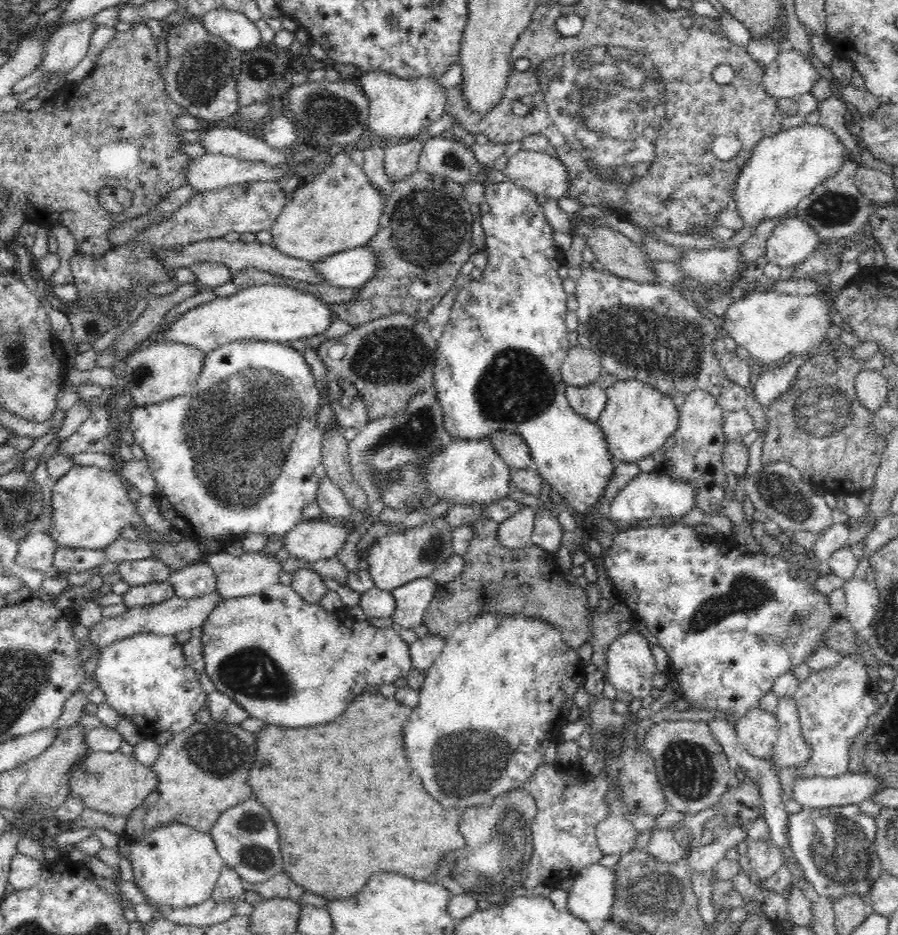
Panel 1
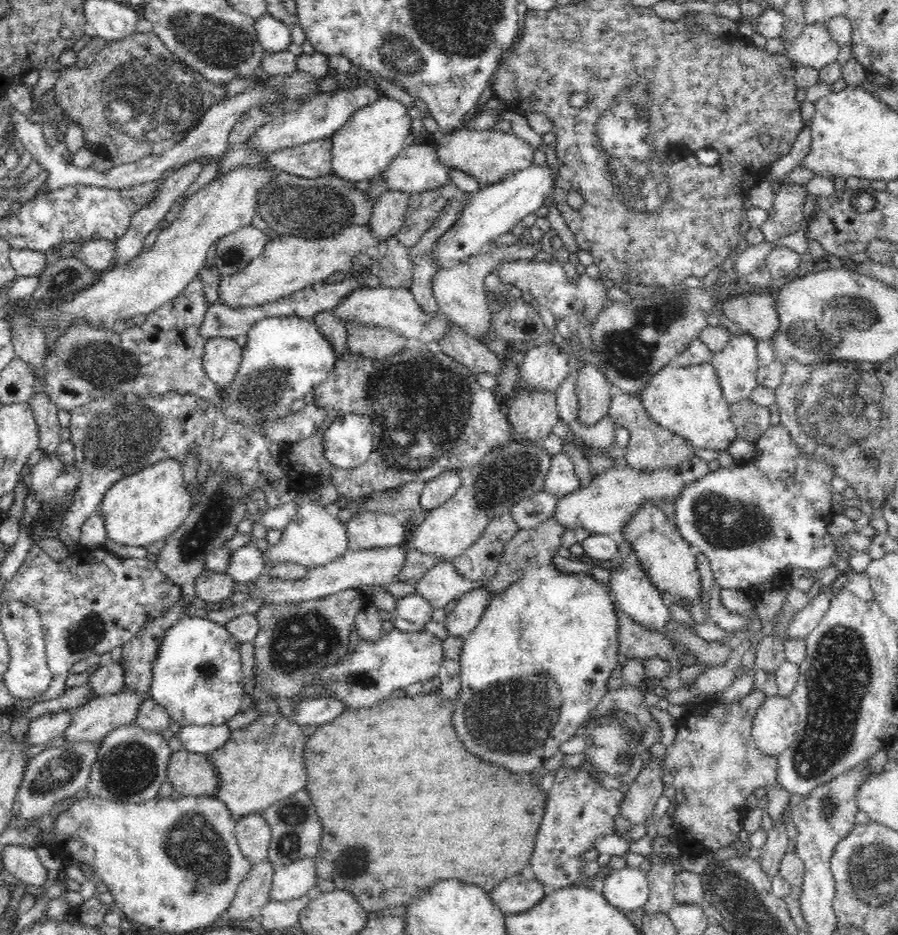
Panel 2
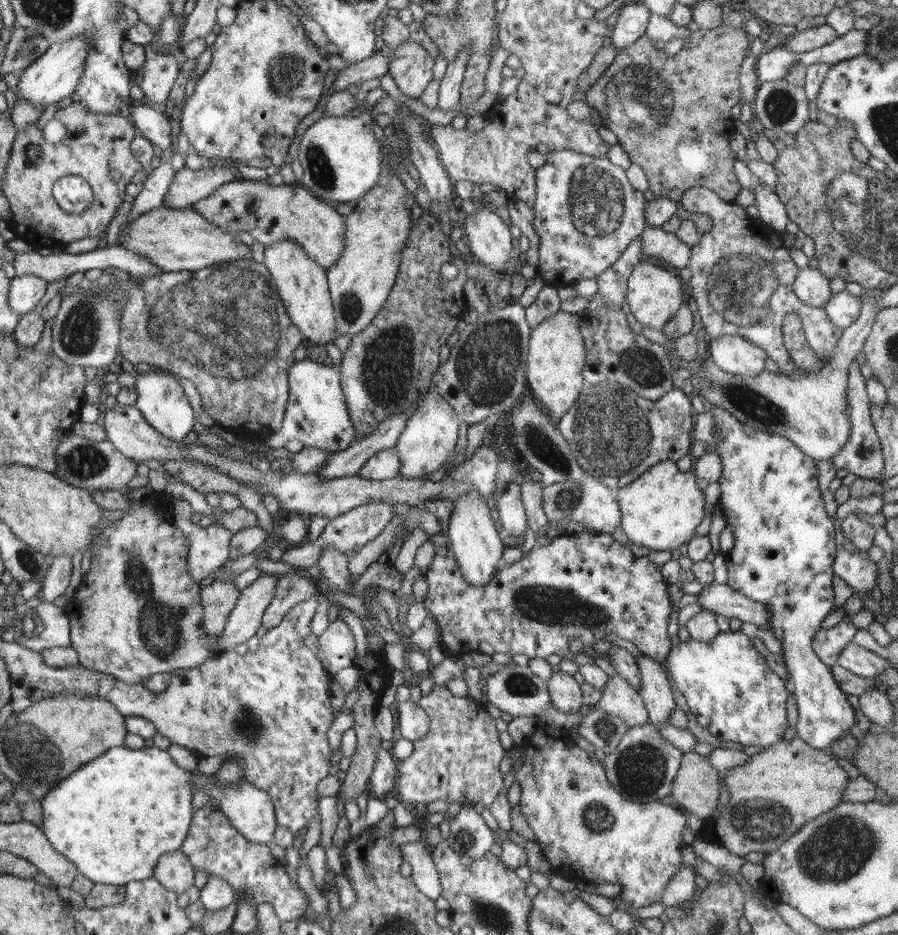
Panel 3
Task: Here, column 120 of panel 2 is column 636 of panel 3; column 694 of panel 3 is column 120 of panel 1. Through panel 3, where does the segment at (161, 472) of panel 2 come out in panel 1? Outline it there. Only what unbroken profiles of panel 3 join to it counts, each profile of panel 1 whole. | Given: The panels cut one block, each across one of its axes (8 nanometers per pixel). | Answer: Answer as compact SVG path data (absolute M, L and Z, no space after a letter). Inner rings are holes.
M96 465L72 467L64 476L51 482L52 524L47 533L58 547L66 548L106 548L120 537L124 526L138 527L156 541L172 541L172 533L163 538L144 524L142 517L136 513L137 504L129 498L127 483L116 470L106 471Z

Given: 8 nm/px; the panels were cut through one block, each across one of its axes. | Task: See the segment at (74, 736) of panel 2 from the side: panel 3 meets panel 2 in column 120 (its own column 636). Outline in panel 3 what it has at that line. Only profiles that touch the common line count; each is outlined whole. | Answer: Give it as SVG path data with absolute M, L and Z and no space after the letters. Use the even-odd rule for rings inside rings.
M620 675L608 677L595 706L622 719L629 727L650 722L640 693Z

